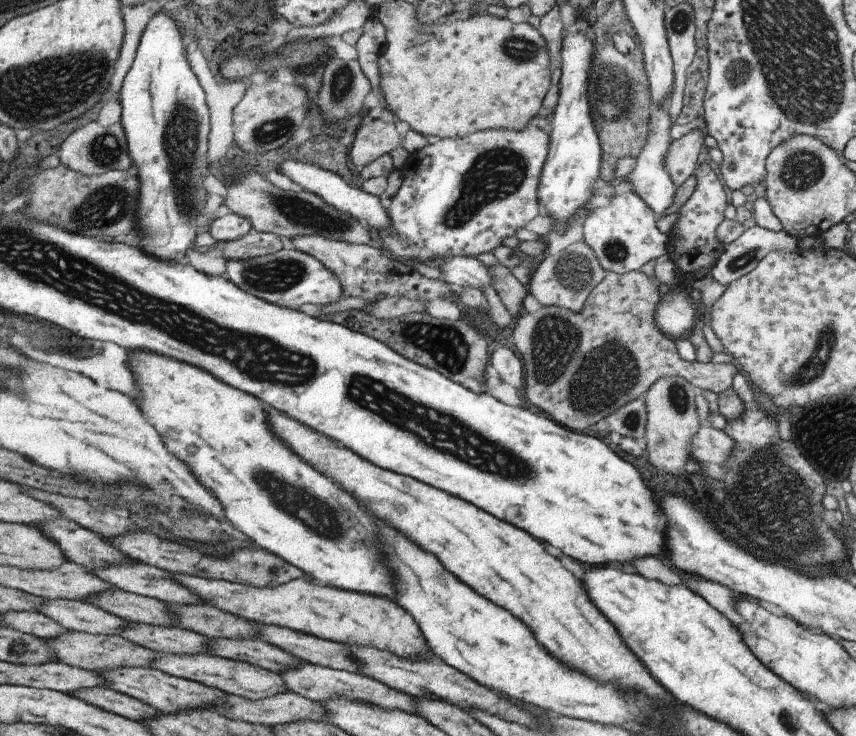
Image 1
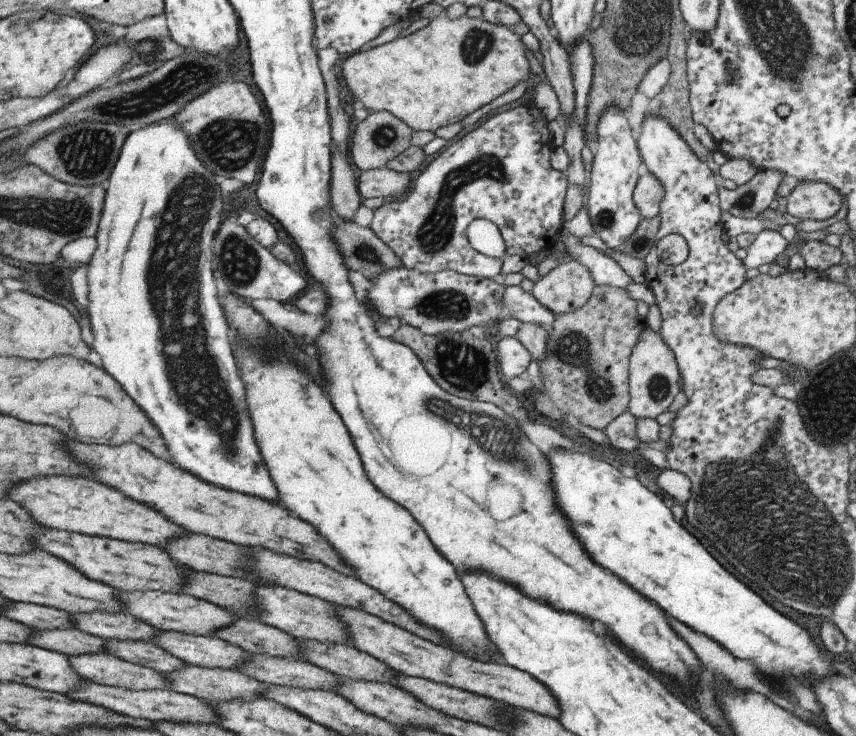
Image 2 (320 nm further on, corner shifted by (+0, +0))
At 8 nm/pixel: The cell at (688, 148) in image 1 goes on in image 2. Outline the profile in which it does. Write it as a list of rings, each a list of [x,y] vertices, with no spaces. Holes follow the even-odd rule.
[[[647,174],[636,180],[632,201],[638,209],[641,219],[653,218],[658,213],[658,206],[662,199],[662,186],[658,184],[656,178]]]

